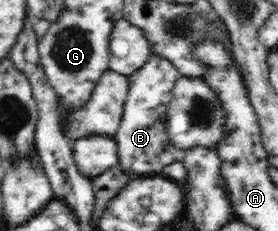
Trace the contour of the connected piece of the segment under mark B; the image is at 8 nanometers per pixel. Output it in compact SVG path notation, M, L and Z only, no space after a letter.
M150 53L146 64L129 77L124 114L114 136L117 142L117 162L122 170L134 174L160 174L166 164L181 160L184 156L185 151L172 146L165 126L173 88L180 77L181 72L157 53Z

